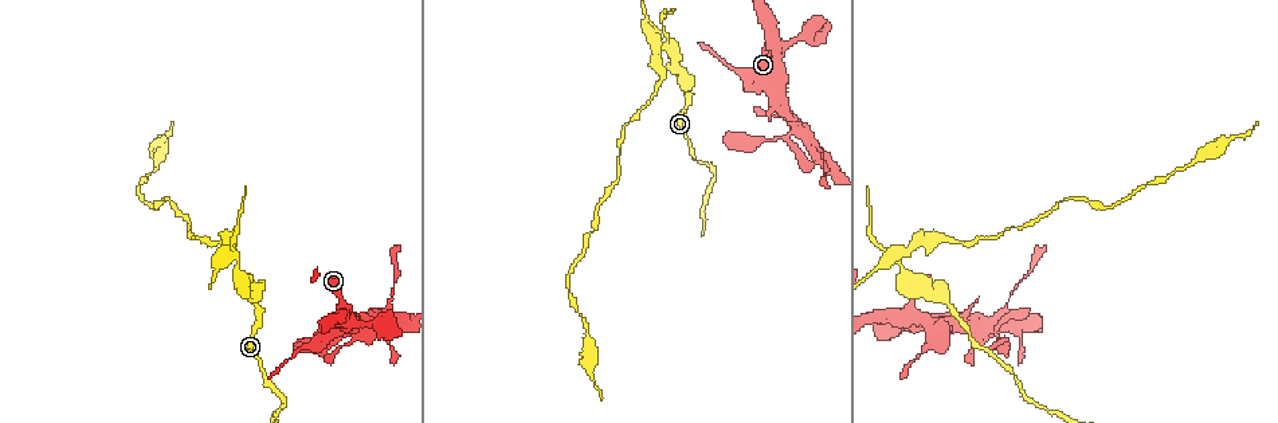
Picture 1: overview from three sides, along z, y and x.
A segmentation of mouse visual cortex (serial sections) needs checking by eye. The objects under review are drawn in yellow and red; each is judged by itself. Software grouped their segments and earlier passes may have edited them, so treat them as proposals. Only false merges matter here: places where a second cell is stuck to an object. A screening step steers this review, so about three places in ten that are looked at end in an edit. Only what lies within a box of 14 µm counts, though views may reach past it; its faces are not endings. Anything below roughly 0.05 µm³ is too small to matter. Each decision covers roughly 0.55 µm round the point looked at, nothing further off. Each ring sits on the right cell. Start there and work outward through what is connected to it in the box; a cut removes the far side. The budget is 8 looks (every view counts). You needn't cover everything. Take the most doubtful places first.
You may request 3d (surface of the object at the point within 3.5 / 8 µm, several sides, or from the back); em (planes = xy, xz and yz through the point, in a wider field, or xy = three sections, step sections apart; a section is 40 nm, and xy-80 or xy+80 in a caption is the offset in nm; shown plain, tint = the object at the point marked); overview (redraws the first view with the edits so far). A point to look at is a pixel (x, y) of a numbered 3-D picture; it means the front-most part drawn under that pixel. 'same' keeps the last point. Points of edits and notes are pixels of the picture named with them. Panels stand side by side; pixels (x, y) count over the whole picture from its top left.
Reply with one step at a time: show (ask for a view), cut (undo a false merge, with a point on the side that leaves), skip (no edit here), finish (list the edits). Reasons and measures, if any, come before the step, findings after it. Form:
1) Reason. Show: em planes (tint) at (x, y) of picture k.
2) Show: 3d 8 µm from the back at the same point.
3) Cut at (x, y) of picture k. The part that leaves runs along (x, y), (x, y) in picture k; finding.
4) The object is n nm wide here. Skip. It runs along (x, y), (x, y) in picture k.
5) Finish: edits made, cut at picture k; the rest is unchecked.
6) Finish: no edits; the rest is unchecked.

Sharp bend. Show: 3d 3.5 µm at (653, 35) of picture 1.

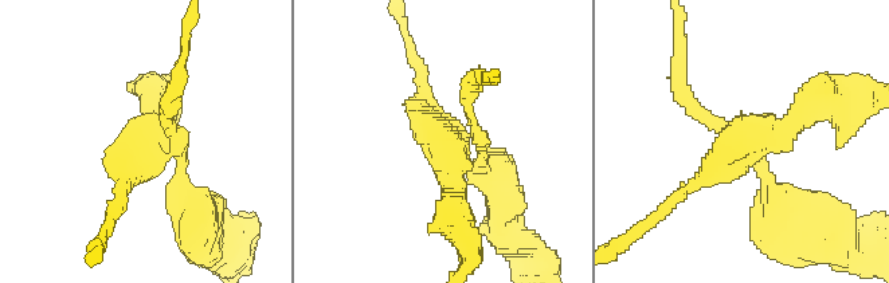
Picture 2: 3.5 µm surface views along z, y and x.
Need the tissue. Show: em planes (tint) at (153, 159) of picture 2.

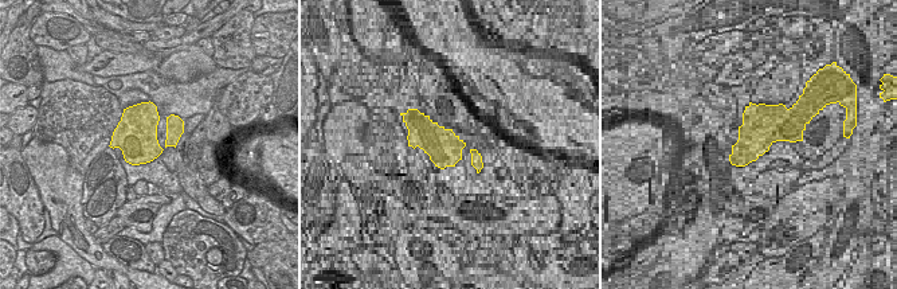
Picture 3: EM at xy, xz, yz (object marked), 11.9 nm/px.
Cut at (774, 128) of picture 2. The part that leaves runs along (737, 153), (833, 99) in picture 2; two cells meet here.

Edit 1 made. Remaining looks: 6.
See it whole again. Show: overview.

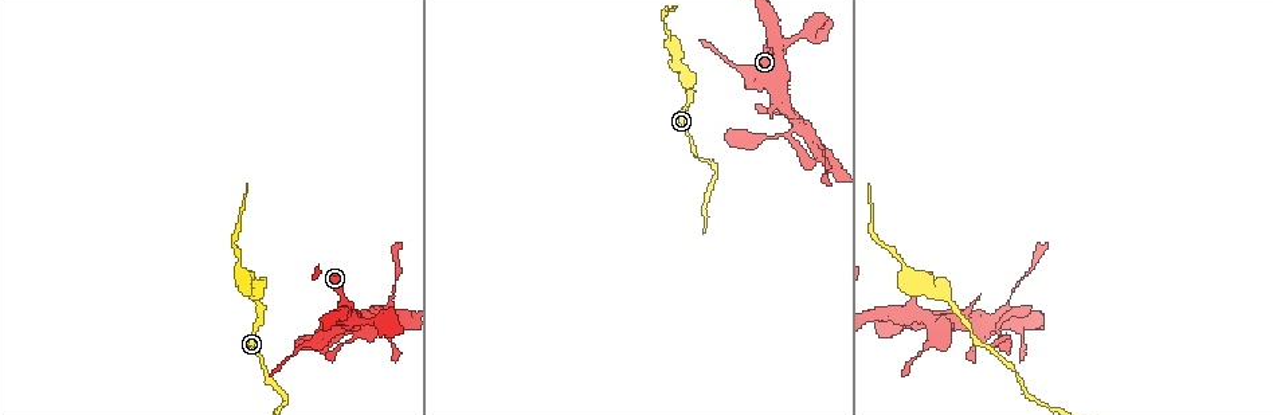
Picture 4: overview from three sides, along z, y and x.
Small branch off a trunk. Show: 3d 3.5 µm at (912, 312) of picture 4.

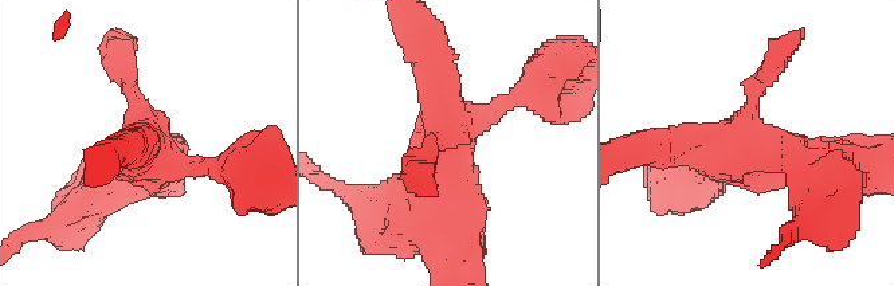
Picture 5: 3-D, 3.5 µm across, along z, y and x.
Show: em xy step 2 (tint) at (445, 139) of picture 5.

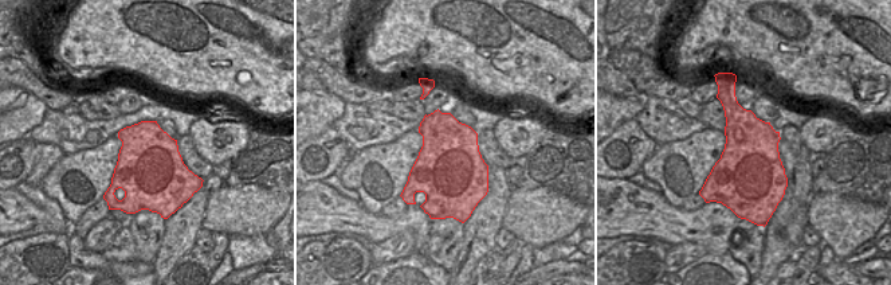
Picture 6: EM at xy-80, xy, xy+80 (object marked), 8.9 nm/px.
The object is 600 nm wide here. Skip. It runs along (779, 58), (748, 137), (831, 161) in picture 5; one cell here.

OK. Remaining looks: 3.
Four arms meet. Show: 3d 8 µm from the back at (798, 118) of picture 4.

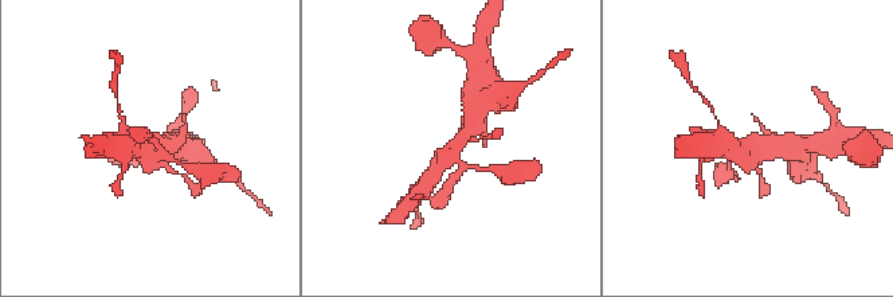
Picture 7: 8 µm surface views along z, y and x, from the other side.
Show: 3d 3.5 µm at (747, 158) of picture 7.

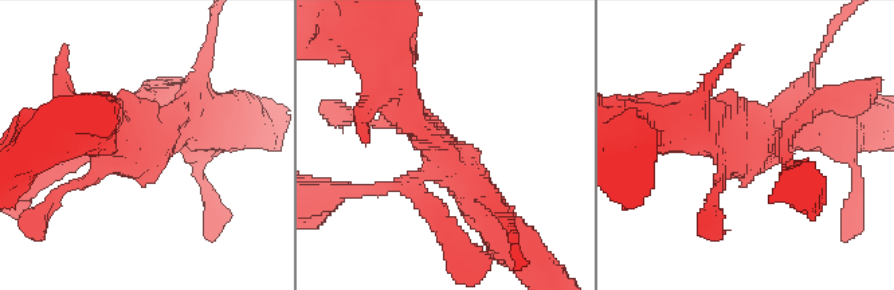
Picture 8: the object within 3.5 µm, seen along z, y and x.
Shape alone is not enough. Show: em xy step 2 (tint) at (737, 147) of picture 8.

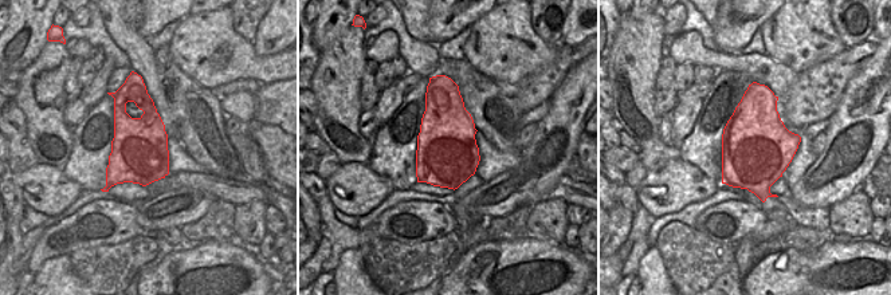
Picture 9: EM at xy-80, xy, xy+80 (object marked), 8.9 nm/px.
Skip. It runs along (388, 73), (400, 108), (487, 203) in picture 8; continuous, no second cell.

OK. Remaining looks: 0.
Finish: edits made, cut at picture 2; the rest is unchecked.

